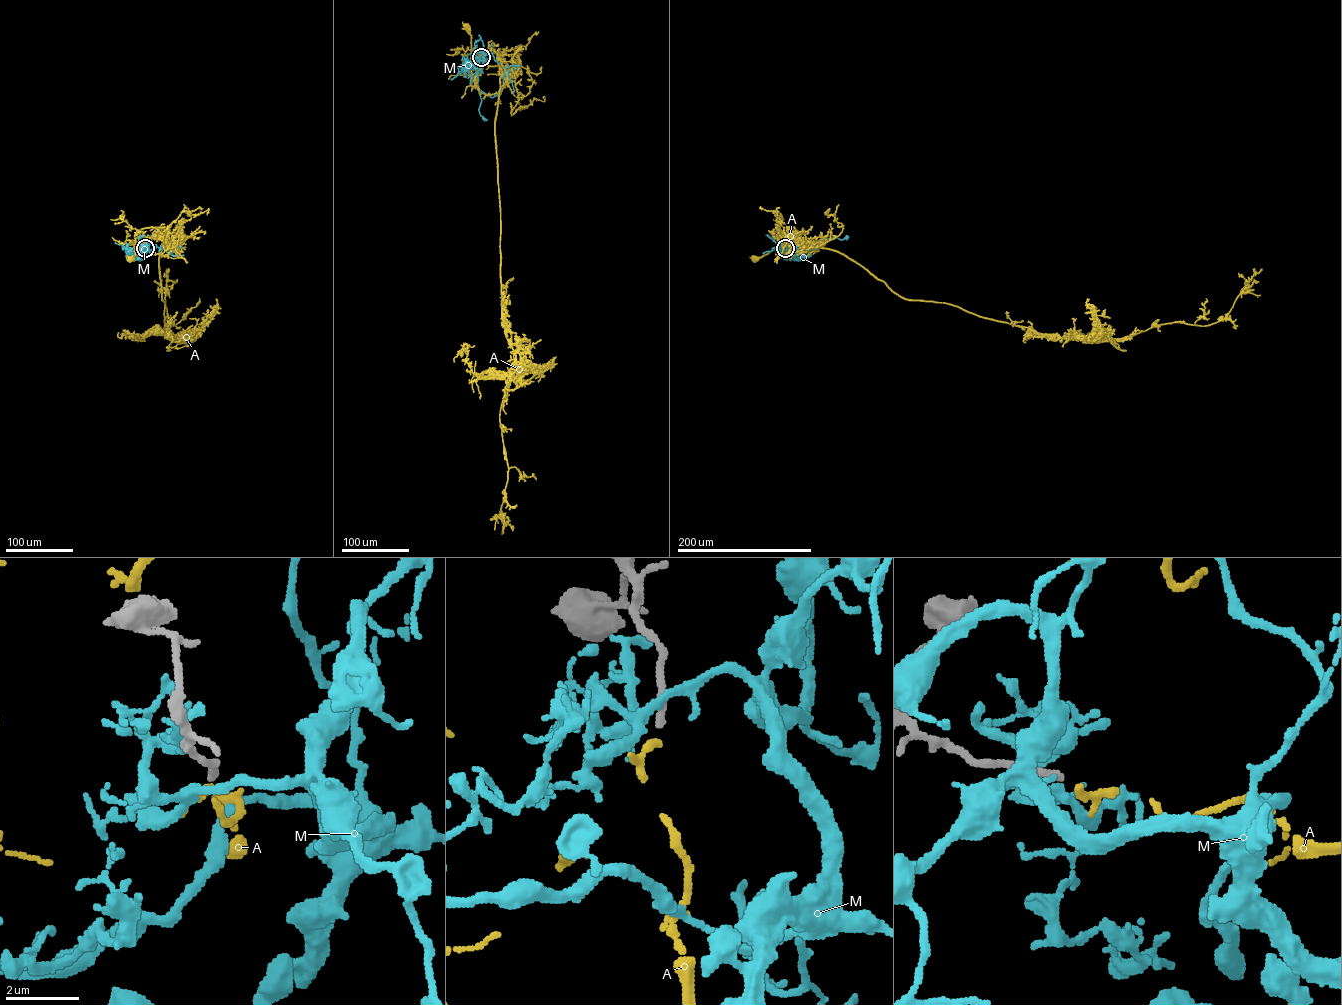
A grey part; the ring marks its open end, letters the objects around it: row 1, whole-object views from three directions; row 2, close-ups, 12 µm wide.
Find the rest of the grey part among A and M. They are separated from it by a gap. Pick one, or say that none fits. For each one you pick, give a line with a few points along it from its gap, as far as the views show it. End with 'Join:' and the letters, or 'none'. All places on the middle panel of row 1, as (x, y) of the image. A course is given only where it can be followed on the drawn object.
A: via (481, 57), (476, 86), (486, 94), (499, 93), (500, 73), (506, 68), (471, 60), (471, 35), (466, 26)
Join: A

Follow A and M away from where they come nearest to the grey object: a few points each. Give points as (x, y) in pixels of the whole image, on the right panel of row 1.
A: (785, 248), (799, 251), (822, 238), (819, 247), (808, 245), (799, 239), (794, 227), (776, 247), (754, 260)
M: (785, 248), (804, 252), (824, 239), (847, 237)

